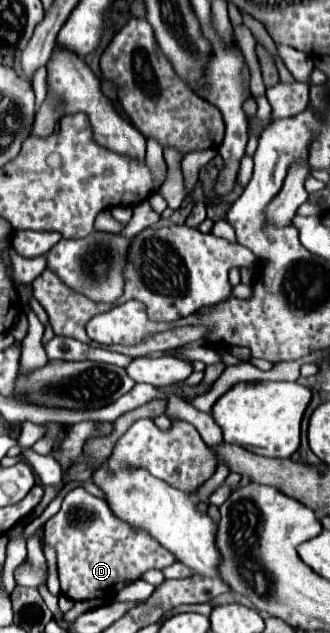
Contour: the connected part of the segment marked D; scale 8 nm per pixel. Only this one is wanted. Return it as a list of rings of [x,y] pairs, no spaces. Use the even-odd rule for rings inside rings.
[[[74,487],[66,493],[62,509],[44,525],[44,539],[58,553],[60,587],[72,601],[114,597],[106,593],[114,593],[120,587],[134,583],[148,569],[168,567],[176,561],[170,551],[164,551],[160,543],[154,543],[156,539],[120,523],[104,499],[90,495],[82,487]]]

